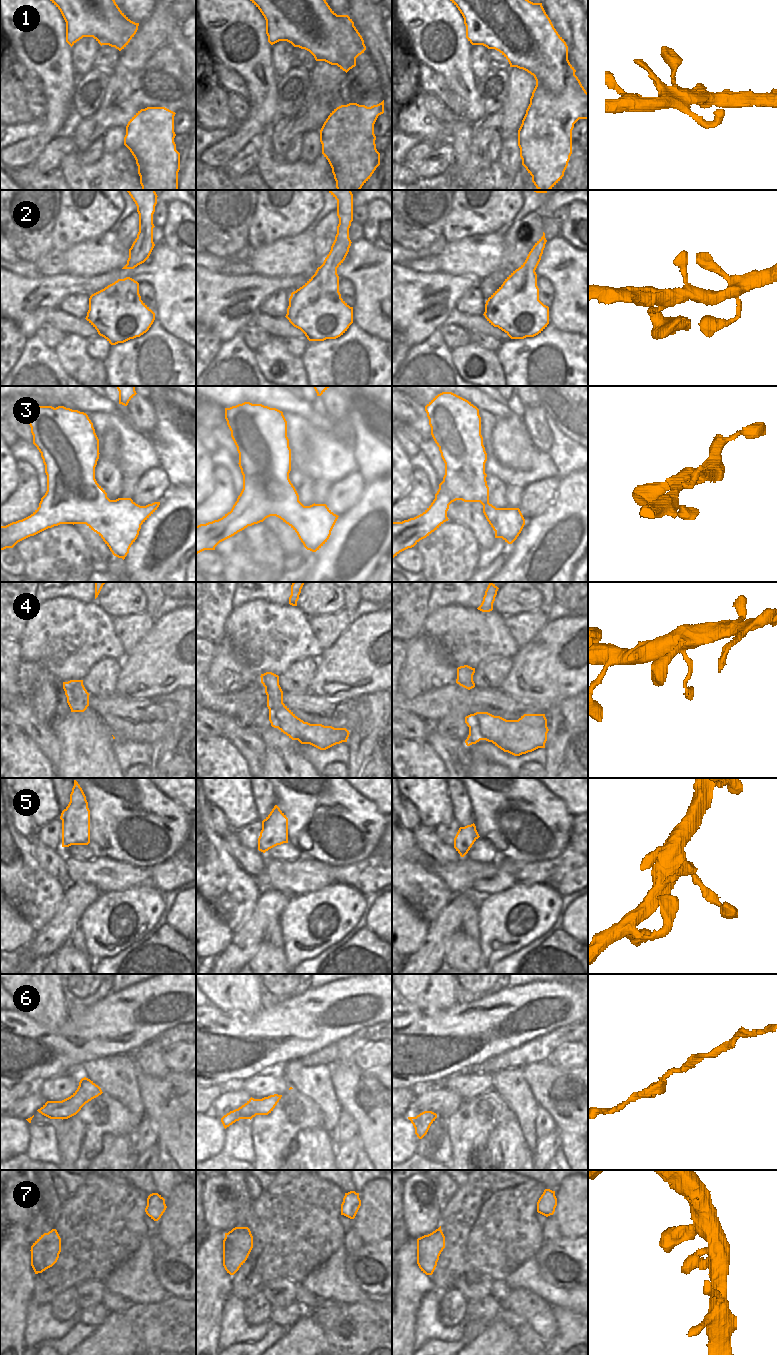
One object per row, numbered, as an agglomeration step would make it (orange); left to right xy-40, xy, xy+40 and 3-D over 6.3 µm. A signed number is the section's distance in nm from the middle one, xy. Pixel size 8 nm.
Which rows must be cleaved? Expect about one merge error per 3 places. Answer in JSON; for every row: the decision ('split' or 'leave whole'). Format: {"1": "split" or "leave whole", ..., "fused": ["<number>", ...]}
{"1": "leave whole", "2": "leave whole", "3": "leave whole", "4": "leave whole", "5": "leave whole", "6": "leave whole", "7": "leave whole", "fused": []}

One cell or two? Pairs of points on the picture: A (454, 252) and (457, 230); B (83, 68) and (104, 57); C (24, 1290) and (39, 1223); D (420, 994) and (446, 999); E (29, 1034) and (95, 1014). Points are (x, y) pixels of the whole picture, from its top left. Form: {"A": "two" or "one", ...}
{"A": "two", "B": "two", "C": "two", "D": "one", "E": "one"}

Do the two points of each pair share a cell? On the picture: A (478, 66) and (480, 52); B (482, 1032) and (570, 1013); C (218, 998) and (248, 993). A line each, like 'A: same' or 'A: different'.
A: same
B: same
C: same

